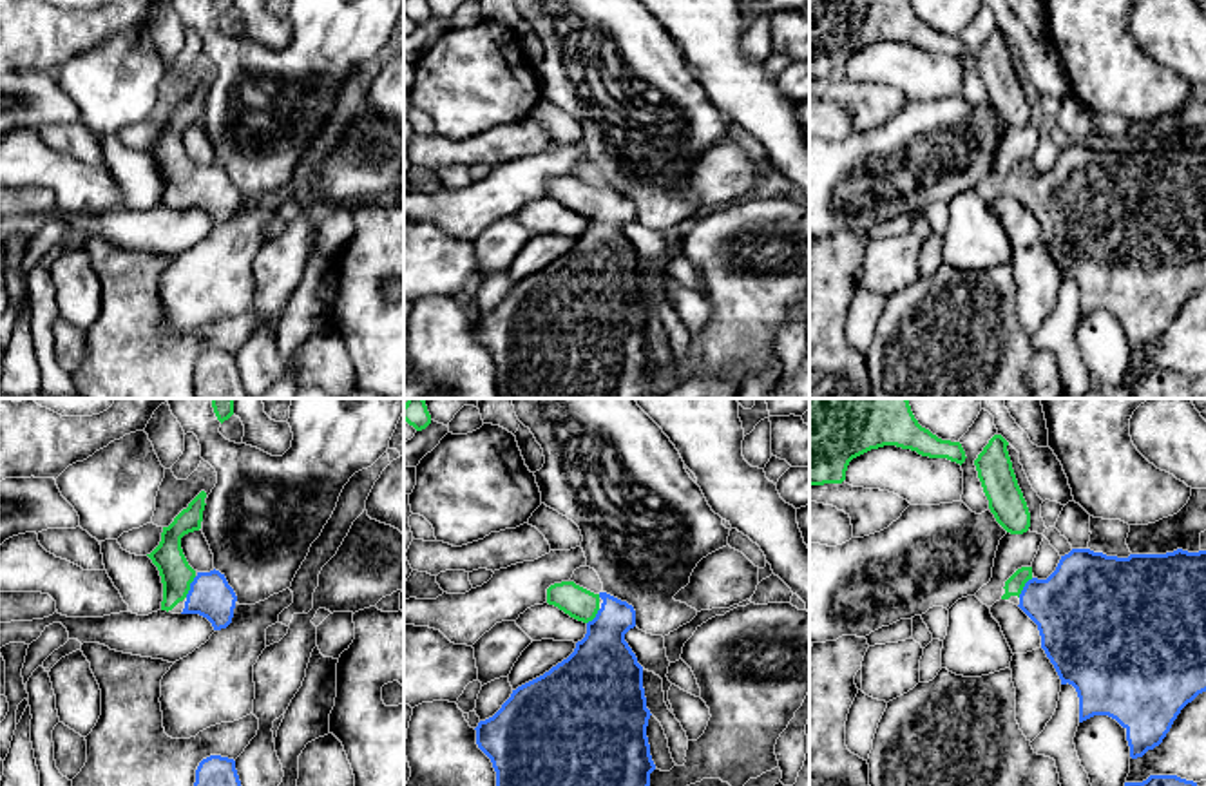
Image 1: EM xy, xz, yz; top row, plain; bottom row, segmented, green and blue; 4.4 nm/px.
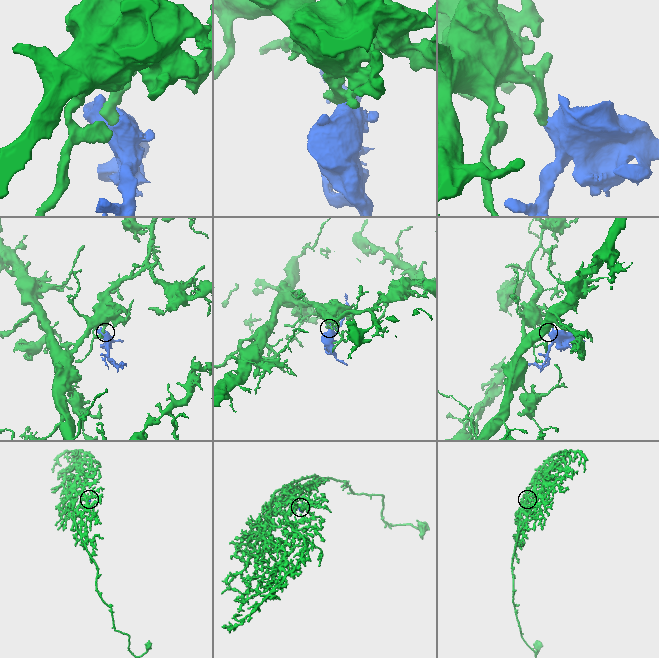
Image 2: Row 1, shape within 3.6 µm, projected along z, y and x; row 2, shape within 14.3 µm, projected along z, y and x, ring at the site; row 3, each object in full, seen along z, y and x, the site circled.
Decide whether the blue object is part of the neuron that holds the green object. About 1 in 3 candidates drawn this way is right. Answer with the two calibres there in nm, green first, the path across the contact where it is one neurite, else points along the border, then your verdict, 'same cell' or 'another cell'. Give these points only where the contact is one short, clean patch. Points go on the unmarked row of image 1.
140 nm thick on the green side, 190 nm on the other; runs through xy (176, 169), (189, 182), (210, 191); same cell

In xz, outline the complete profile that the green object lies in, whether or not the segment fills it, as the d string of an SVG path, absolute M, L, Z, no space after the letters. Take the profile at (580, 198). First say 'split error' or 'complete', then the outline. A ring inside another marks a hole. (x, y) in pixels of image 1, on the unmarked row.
split error; M574 176L550 179L547 197L583 216L587 228L567 254L512 284L502 302L474 322L478 342L496 366L498 398L643 398L656 359L646 331L652 308L646 302L643 261L625 235L625 228L636 221L636 205L627 196L607 187L594 188Z

